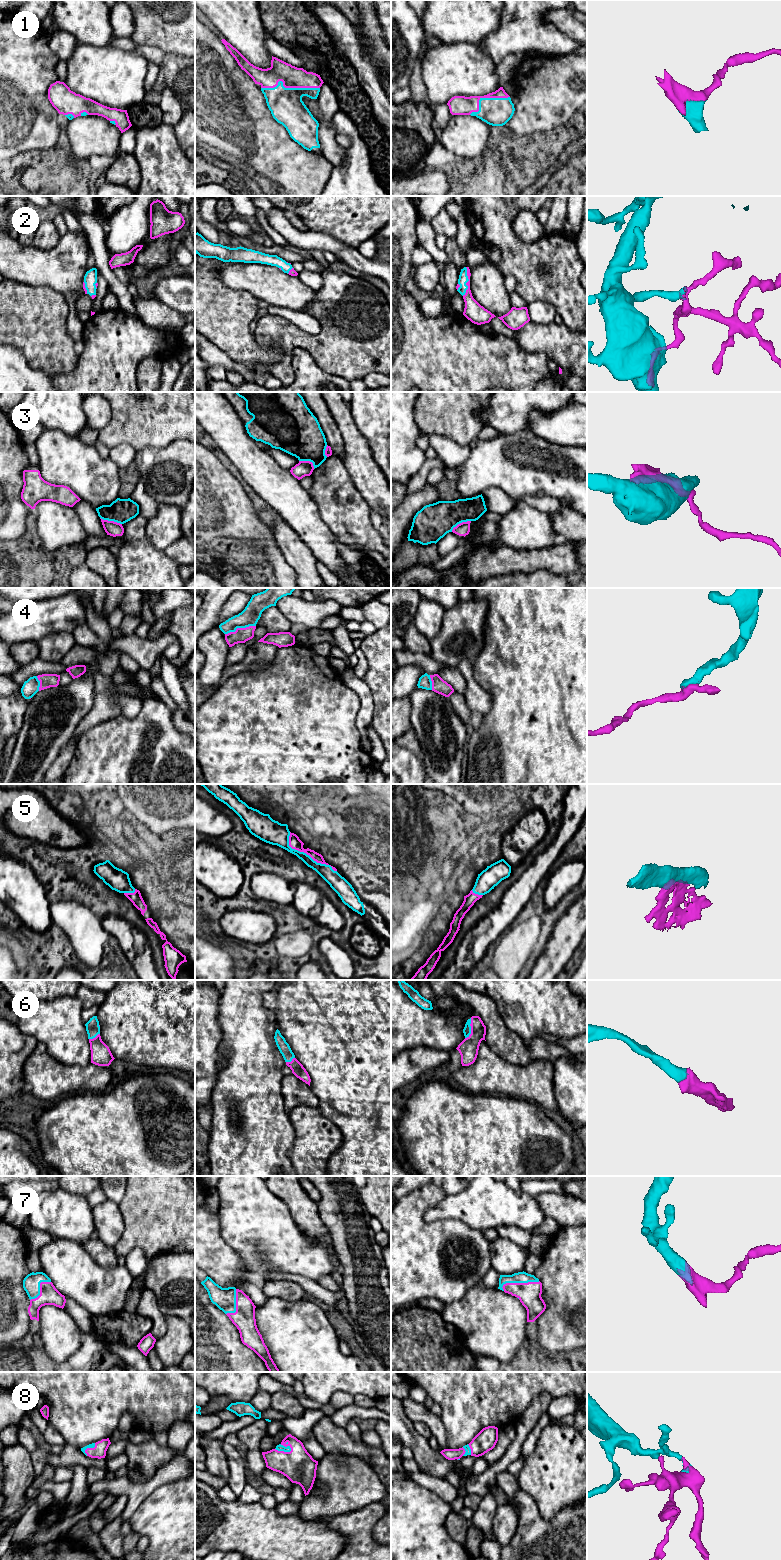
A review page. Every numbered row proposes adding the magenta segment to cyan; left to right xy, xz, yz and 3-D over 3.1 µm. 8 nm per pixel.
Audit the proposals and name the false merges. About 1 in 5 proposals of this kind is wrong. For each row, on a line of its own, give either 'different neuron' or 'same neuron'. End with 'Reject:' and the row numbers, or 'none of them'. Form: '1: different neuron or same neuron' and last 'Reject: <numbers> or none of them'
1: same neuron
2: same neuron
3: different neuron
4: same neuron
5: same neuron
6: same neuron
7: same neuron
8: same neuron
Reject: 3

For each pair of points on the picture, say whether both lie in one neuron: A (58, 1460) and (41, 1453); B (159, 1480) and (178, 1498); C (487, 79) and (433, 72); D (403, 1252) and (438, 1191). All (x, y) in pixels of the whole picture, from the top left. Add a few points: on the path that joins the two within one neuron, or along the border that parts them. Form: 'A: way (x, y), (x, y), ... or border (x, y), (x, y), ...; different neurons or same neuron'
A: way (54, 1460), (45, 1457); same neuron
B: border (184, 1477), (158, 1486), (145, 1498); different neurons
C: way (474, 74), (446, 72); same neuron
D: way (403, 1236), (405, 1222), (422, 1205); same neuron

